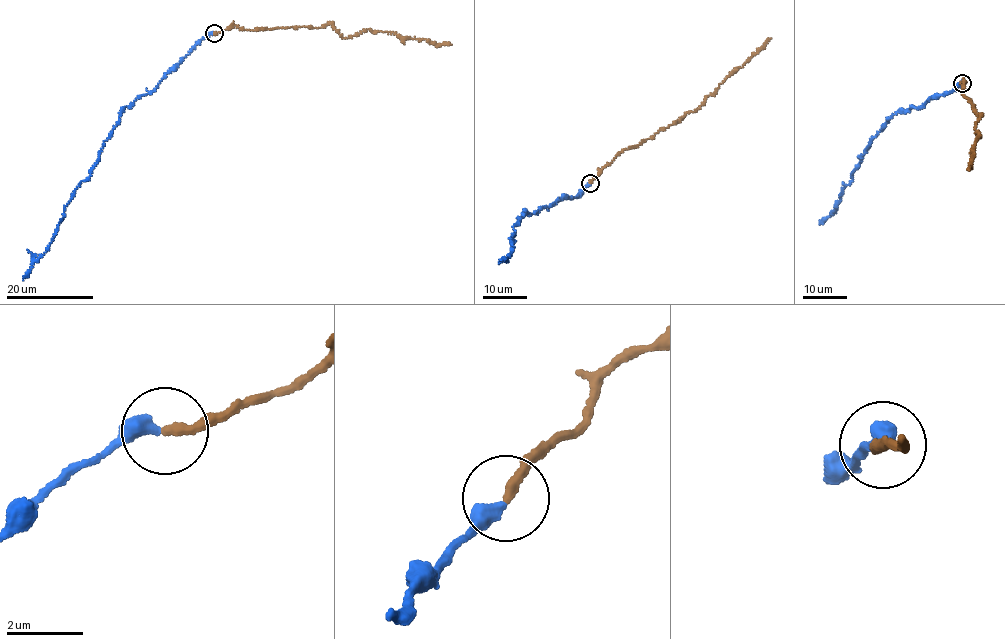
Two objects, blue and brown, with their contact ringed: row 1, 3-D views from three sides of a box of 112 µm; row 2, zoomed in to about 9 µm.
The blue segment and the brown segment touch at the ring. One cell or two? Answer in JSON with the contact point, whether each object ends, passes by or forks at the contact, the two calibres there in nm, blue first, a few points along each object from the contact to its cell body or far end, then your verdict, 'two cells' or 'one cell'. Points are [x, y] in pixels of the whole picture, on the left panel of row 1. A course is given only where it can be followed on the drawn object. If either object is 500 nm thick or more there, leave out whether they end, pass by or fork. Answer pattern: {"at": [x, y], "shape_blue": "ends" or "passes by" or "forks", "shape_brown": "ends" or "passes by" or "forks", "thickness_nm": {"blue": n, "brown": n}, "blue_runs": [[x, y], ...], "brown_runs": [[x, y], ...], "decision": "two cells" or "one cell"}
{"at": [214, 33], "shape_blue": "ends", "shape_brown": "ends", "thickness_nm": {"blue": 420, "brown": 260}, "blue_runs": [[214, 33], [203, 37], [153, 90], [122, 107], [89, 176], [64, 207], [54, 240], [23, 280]], "brown_runs": [[214, 33], [233, 26], [256, 29], [321, 27], [328, 23], [343, 38], [369, 29], [438, 44], [451, 44]], "decision": "two cells"}

